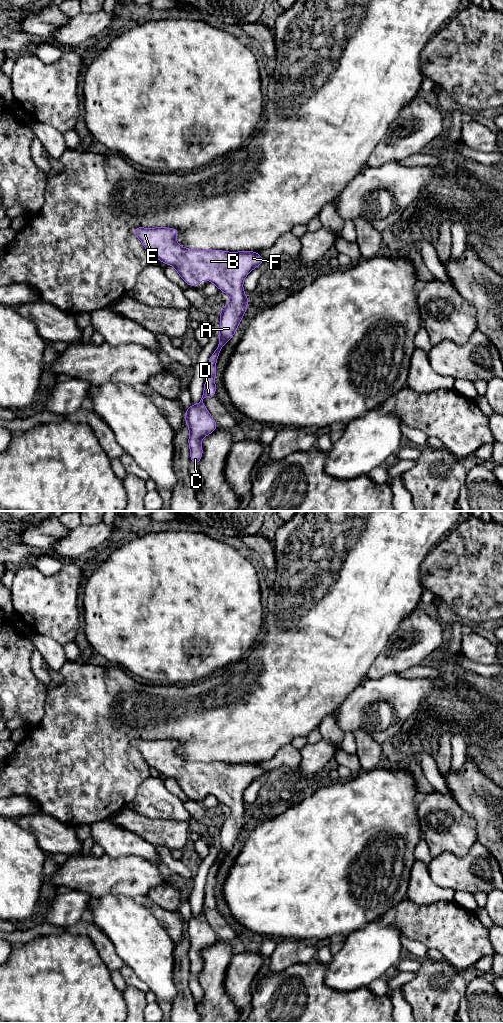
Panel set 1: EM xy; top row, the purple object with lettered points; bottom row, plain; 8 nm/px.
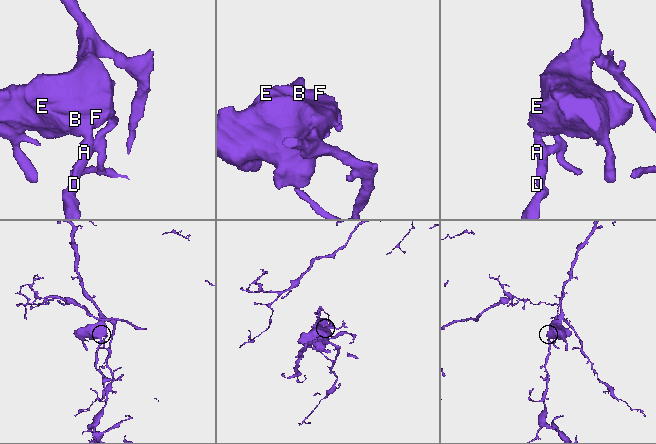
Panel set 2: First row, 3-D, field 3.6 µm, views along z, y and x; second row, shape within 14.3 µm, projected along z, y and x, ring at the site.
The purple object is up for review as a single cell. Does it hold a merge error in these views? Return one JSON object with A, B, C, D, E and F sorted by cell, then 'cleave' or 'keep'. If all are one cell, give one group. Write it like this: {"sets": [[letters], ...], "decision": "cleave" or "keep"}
{"sets": [["A", "B", "C", "D", "E", "F"]], "decision": "keep"}

